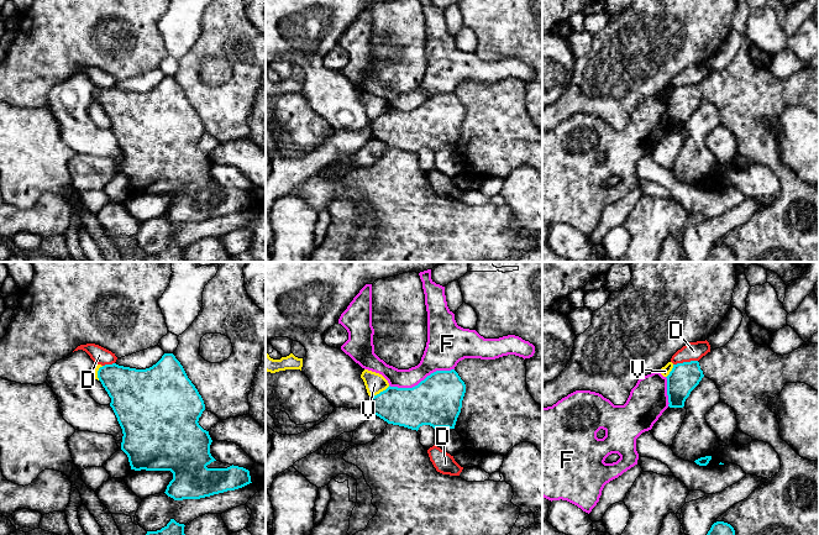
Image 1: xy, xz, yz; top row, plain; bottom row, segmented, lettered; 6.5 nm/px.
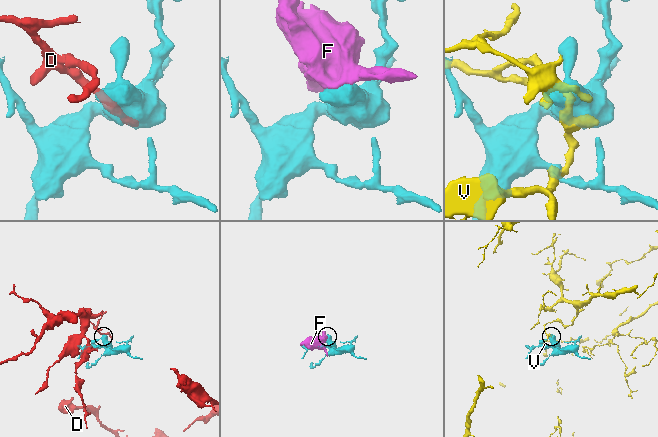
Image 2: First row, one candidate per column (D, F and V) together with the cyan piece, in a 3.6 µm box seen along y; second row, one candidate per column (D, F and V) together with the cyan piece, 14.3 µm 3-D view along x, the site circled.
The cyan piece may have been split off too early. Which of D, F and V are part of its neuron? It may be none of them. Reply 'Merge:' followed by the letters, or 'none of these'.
Merge: none of these

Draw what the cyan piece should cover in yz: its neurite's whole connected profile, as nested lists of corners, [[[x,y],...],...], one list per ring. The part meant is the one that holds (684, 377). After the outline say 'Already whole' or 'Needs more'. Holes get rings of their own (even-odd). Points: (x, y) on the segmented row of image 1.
[[[698,361],[673,364],[667,378],[667,395],[670,408],[683,408],[691,392],[704,377]]]. Already whole

